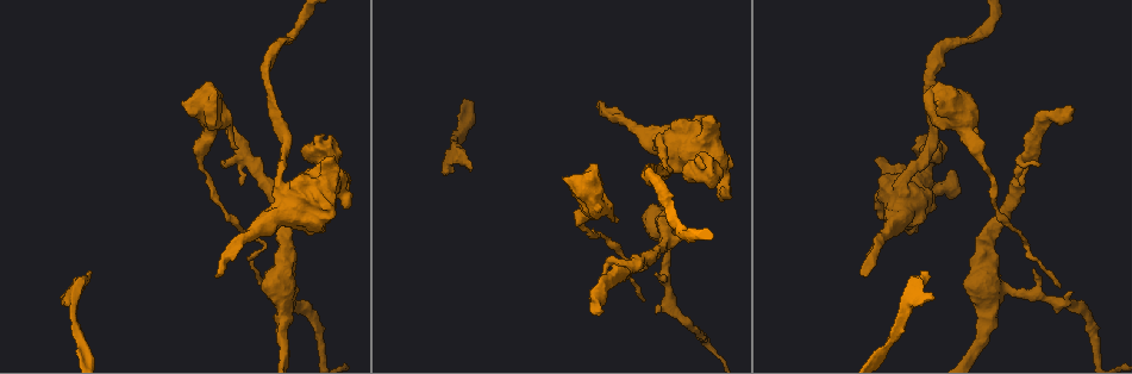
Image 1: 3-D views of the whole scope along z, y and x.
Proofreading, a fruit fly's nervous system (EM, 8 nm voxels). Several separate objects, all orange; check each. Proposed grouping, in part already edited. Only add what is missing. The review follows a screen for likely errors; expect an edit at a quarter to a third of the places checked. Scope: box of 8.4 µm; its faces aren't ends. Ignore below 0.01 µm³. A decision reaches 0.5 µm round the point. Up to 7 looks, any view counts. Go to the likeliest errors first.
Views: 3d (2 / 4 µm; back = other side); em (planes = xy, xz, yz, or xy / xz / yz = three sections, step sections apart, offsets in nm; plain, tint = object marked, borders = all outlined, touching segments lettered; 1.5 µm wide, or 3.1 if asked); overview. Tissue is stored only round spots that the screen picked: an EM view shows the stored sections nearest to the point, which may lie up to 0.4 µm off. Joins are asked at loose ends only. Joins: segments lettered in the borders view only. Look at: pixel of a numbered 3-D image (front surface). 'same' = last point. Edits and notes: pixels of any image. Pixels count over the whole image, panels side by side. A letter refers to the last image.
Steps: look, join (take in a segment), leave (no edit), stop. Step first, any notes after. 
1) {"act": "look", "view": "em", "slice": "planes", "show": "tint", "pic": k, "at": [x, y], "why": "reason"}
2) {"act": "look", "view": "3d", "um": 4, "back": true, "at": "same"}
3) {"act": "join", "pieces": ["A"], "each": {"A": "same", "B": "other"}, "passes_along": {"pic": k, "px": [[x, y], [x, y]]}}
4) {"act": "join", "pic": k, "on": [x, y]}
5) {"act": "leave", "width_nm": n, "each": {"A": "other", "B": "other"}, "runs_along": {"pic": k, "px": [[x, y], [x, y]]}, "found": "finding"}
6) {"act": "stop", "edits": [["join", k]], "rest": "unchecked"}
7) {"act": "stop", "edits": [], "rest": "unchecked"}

{"act": "look", "view": "3d", "um": 4, "pic": 1, "at": [616, 220], "why": "an open end"}

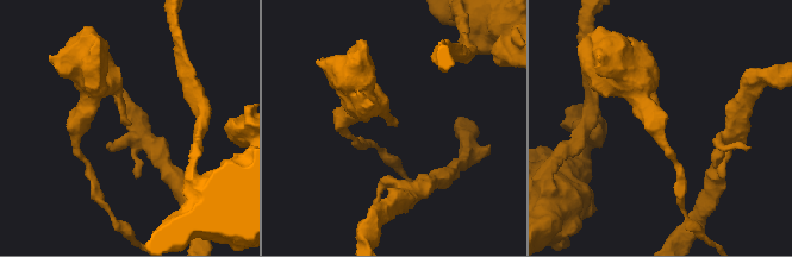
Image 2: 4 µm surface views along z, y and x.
{"act": "look", "view": "em", "slice": "yz", "step": 4, "show": "tint", "pic": 2, "at": [398, 123]}

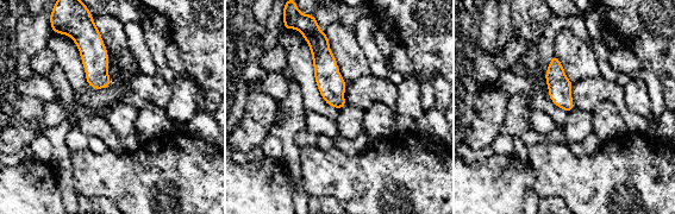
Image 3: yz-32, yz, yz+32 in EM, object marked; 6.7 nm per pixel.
{"act": "look", "view": "em", "slice": "planes", "show": "borders", "at": "same", "why": "cut it another way"}

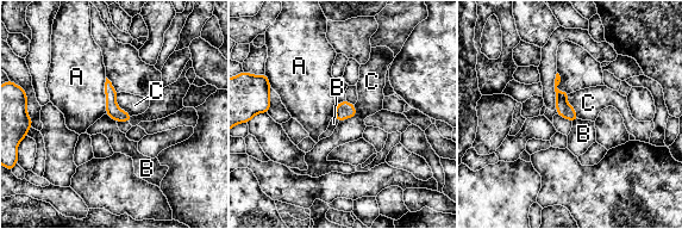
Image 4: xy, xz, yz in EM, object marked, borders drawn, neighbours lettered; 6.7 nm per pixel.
{"act": "leave", "width_nm": 100, "each": {"A": "other", "B": "other", "C": "other"}, "border": {"pic": 4, "px": [[355, 105], [356, 113], [339, 122]]}, "found": "no lettered segment goes on from it"}

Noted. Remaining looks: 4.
{"act": "look", "view": "3d", "um": 2, "pic": 1, "at": [598, 314], "why": "an open end"}

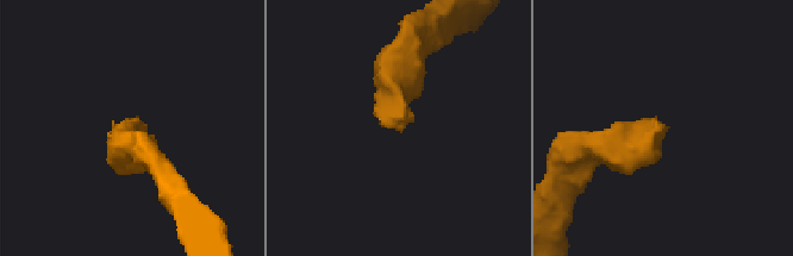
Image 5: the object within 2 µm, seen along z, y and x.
{"act": "look", "view": "em", "slice": "xz", "step": 8, "show": "borders", "pic": 5, "at": [132, 129], "why": "need the tissue"}

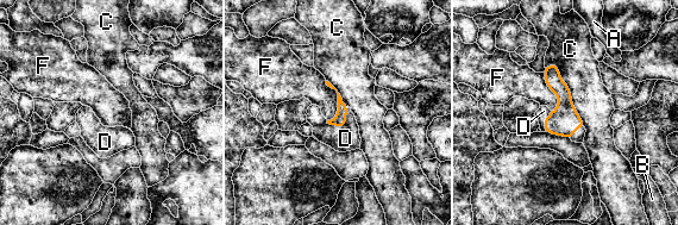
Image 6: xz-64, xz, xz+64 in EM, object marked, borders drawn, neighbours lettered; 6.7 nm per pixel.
{"act": "join", "pieces": ["D"], "each": {"A": "other", "B": "other", "C": "other", "D": "same", "F": "other"}, "passes_along": {"pic": 6, "px": [[340, 119], [344, 125], [345, 138]]}, "found": "the cell continues"}

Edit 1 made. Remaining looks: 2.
{"act": "stop", "edits": [["join", 6]], "rest": "unchecked"}

